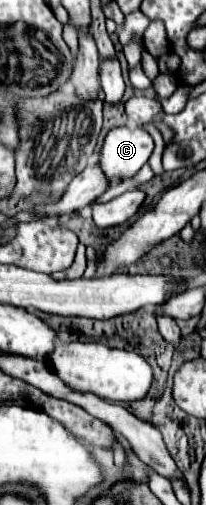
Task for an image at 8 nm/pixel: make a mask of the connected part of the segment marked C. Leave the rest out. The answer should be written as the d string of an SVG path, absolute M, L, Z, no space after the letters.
M116 127L106 135L98 163L110 185L120 183L138 173L138 169L148 161L152 149L154 141L146 129Z

